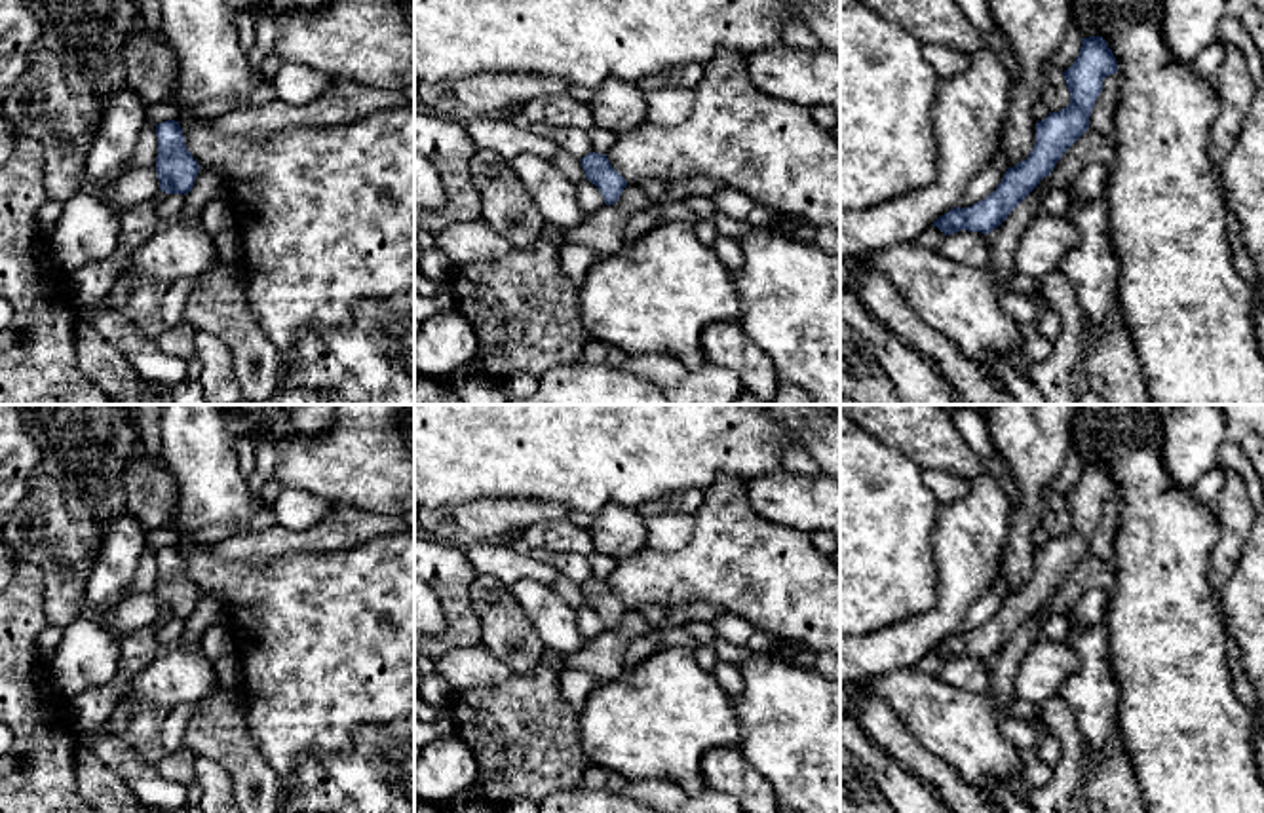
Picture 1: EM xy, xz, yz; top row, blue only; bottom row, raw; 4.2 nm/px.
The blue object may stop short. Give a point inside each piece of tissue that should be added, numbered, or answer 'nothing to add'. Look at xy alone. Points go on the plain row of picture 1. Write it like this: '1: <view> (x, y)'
nothing to add

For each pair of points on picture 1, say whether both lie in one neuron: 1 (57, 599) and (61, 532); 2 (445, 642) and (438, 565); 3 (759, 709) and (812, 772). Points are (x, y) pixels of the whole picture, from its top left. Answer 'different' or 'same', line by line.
1: same
2: same
3: same

